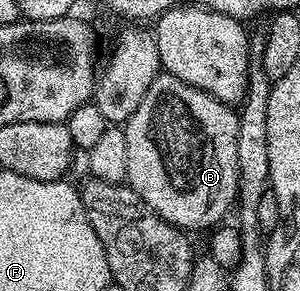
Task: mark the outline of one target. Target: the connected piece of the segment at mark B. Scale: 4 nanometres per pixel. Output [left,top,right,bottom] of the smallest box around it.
[123,73,239,233]

